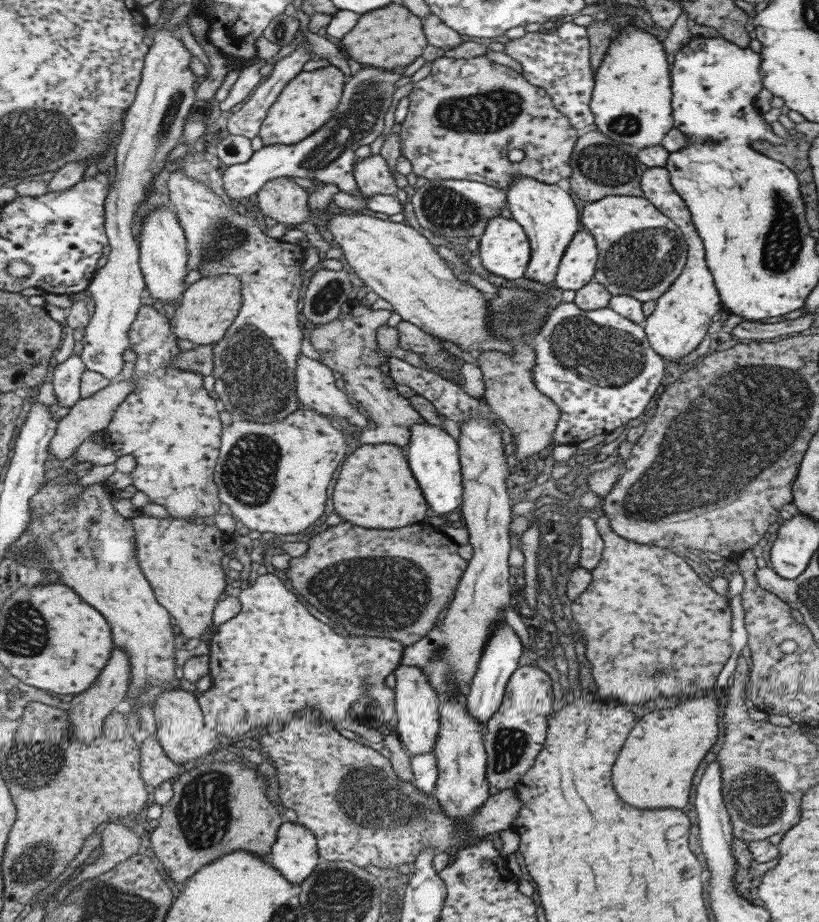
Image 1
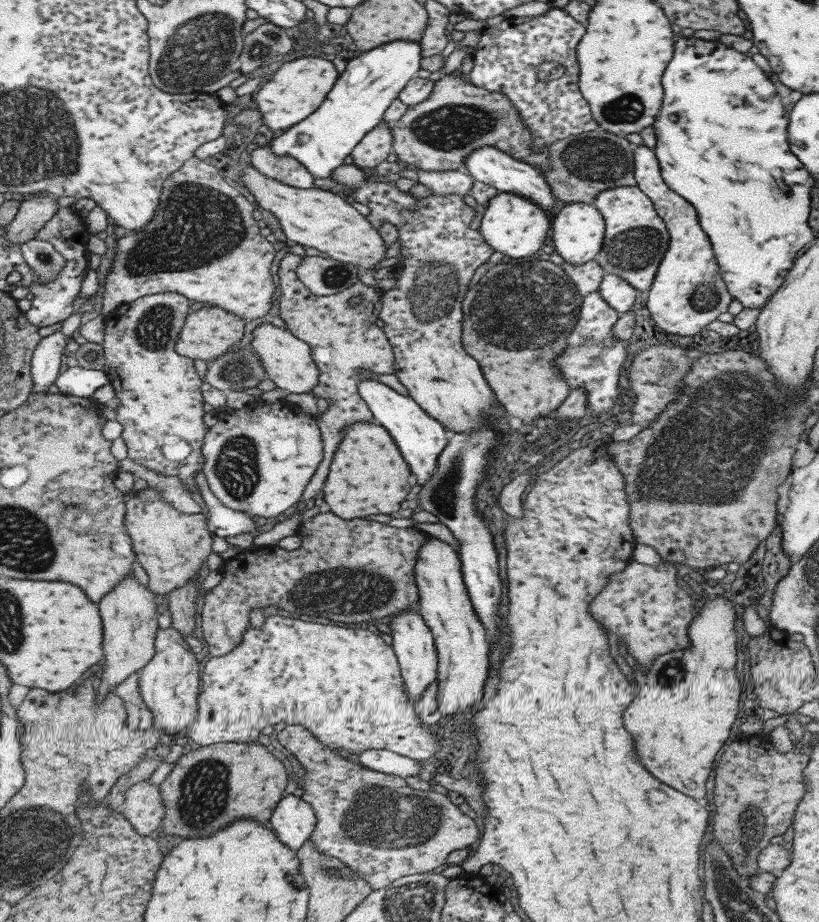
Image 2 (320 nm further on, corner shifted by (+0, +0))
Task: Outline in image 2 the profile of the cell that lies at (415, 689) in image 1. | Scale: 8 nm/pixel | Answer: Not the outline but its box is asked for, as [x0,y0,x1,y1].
[388,609,436,705]

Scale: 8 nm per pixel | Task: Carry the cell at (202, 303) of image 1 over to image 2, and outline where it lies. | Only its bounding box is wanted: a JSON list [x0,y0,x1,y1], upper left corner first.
[176,305,245,364]

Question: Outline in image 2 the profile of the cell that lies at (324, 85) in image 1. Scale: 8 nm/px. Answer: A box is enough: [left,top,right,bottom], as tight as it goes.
[256,56,337,134]

